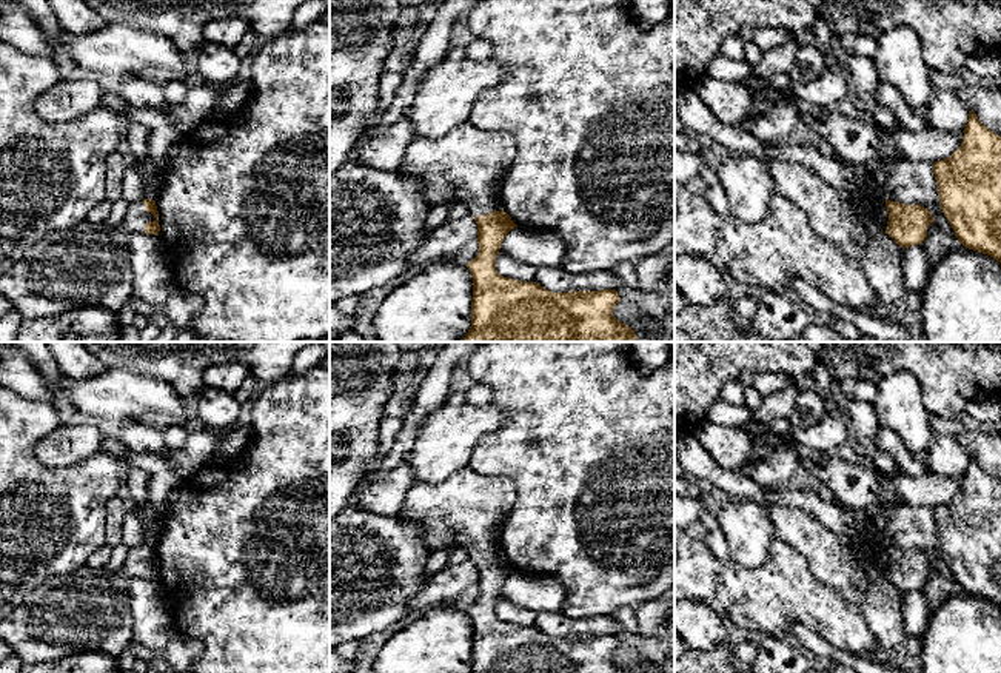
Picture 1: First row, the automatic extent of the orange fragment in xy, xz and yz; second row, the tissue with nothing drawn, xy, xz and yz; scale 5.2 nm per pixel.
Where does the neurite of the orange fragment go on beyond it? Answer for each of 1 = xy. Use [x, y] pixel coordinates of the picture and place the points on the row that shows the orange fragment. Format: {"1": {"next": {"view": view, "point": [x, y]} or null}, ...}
{"1": {"next": {"view": "xy", "point": [90, 264]}}}

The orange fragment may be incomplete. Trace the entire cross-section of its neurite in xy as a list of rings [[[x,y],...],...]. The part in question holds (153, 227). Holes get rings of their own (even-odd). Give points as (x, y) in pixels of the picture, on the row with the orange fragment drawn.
[[[143,199],[128,205],[126,216],[117,226],[82,222],[46,234],[0,277],[0,294],[23,320],[54,317],[89,305],[119,311],[132,297],[129,237],[132,234],[159,236],[159,231],[156,200]]]

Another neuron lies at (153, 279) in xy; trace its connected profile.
[[[132,234],[128,246],[132,270],[132,296],[152,306],[163,308],[176,286],[165,242],[156,234]]]

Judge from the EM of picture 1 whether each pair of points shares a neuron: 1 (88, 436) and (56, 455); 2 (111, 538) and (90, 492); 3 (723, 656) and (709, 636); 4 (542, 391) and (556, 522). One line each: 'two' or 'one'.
1: one
2: two
3: two
4: one

